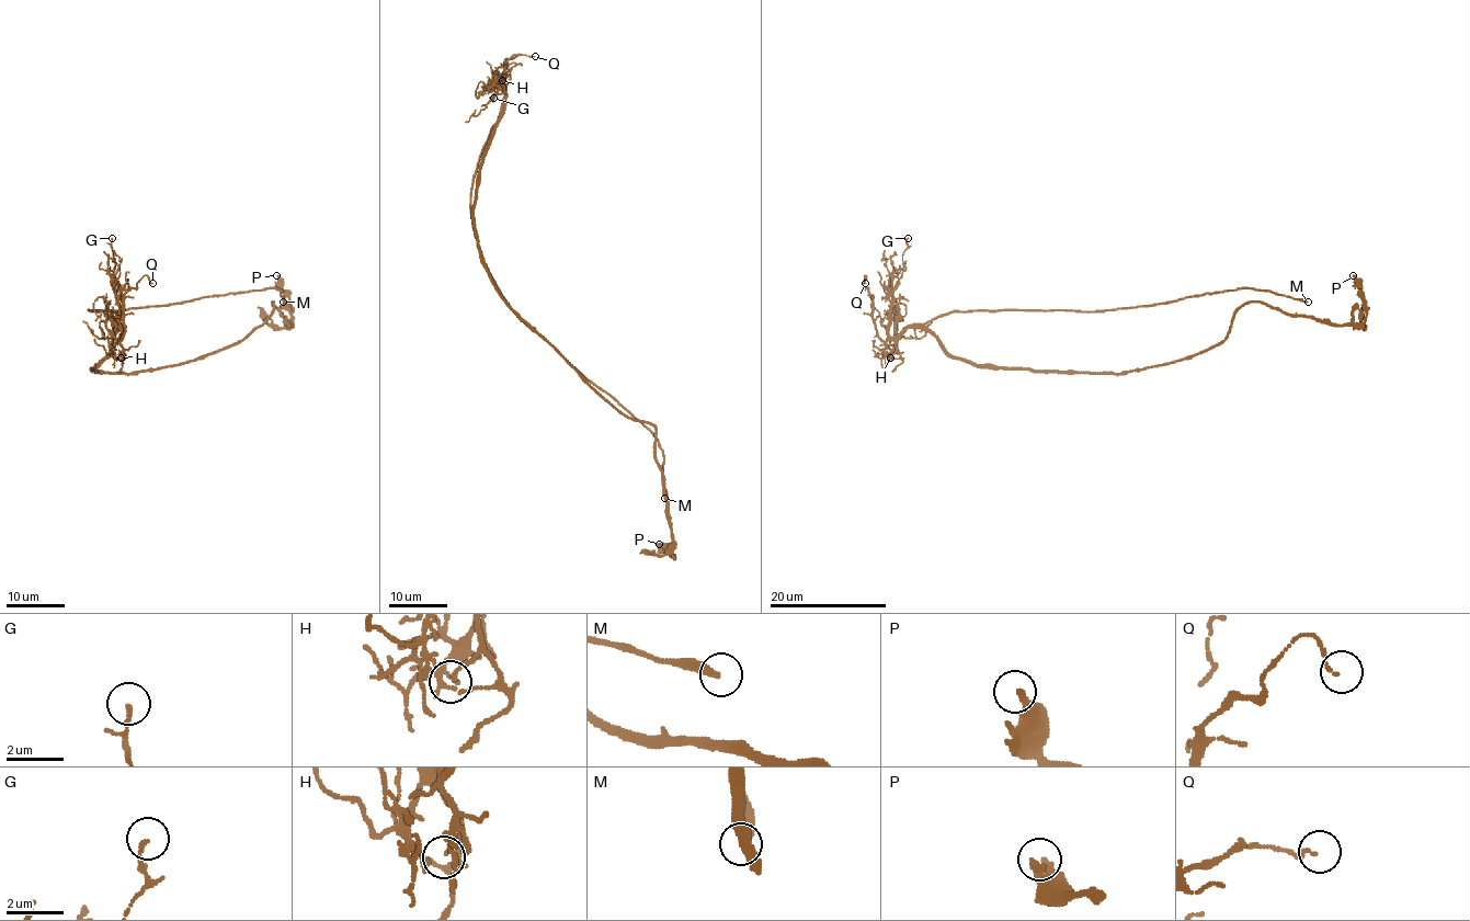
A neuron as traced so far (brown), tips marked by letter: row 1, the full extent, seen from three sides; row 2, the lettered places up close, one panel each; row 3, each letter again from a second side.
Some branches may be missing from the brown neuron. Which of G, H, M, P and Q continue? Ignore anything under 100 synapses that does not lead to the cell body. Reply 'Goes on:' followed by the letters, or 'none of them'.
Goes on: M

